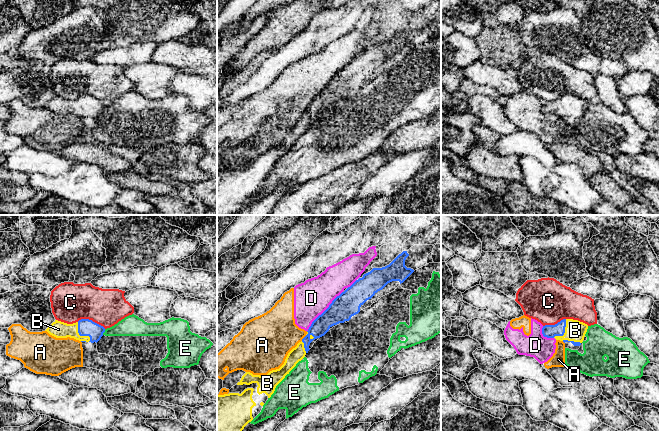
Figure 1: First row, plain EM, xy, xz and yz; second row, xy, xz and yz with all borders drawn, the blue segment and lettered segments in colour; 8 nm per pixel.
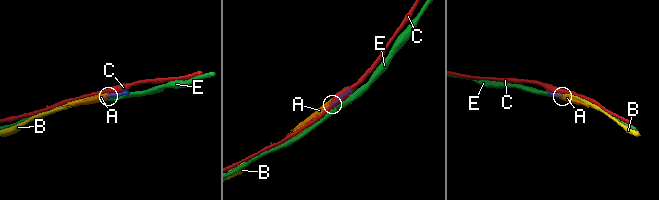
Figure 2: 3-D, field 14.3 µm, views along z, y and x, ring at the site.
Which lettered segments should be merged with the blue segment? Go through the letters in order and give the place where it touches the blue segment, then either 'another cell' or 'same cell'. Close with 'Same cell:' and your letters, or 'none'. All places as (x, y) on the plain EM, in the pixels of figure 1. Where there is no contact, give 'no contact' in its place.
A: contact xz (303, 114); another cell
B: contact xy (80, 111); same cell
C: contact xy (91, 96); another cell
D: contact xz (324, 87); another cell
E: contact xy (104, 107); another cell
Same cell: B

